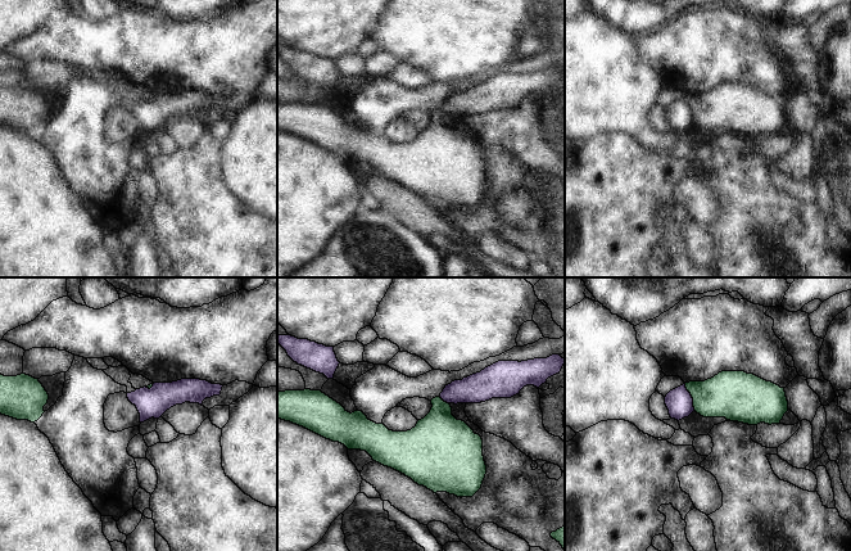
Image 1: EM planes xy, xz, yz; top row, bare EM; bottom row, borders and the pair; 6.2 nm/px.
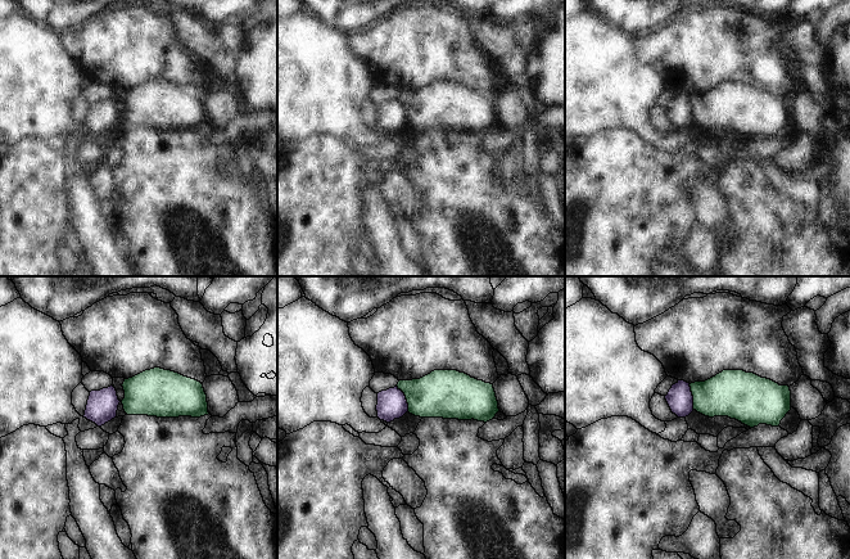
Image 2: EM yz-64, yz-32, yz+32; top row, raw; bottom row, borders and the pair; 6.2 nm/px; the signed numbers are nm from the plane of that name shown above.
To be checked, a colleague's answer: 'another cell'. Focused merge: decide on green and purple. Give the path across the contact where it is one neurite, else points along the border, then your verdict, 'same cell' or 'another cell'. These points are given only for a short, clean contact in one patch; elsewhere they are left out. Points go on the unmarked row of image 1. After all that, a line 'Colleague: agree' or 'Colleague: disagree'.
along yz (684, 96), (695, 122) | another cell
Colleague: agree

